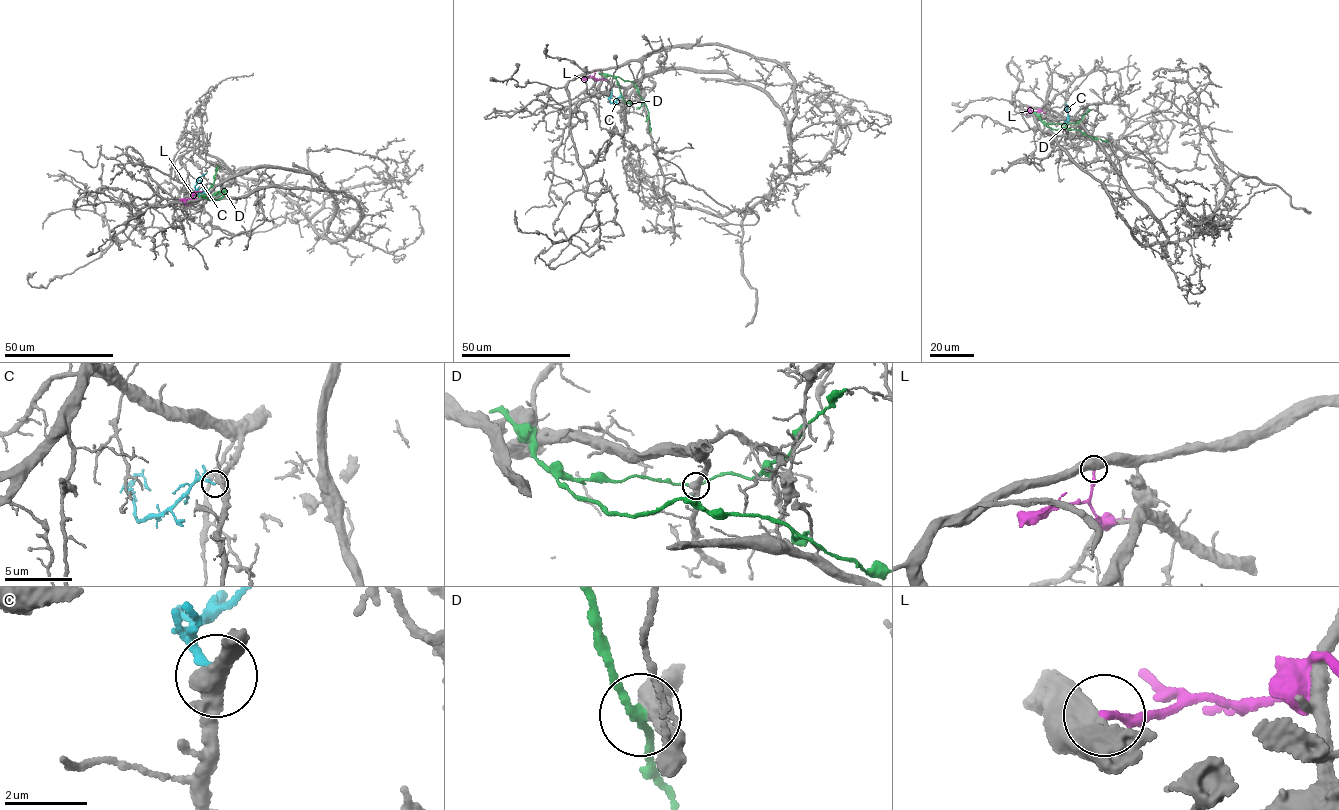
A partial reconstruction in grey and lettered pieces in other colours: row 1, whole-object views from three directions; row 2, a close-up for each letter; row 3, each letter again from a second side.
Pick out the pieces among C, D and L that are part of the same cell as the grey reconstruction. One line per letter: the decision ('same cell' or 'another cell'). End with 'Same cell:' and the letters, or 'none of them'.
C: same cell
D: another cell
L: another cell
Same cell: C

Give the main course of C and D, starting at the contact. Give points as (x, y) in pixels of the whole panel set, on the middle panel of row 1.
C: (623, 97), (610, 103), (607, 97), (612, 89)
D: (623, 97), (617, 77), (634, 83), (647, 109), (649, 133)

